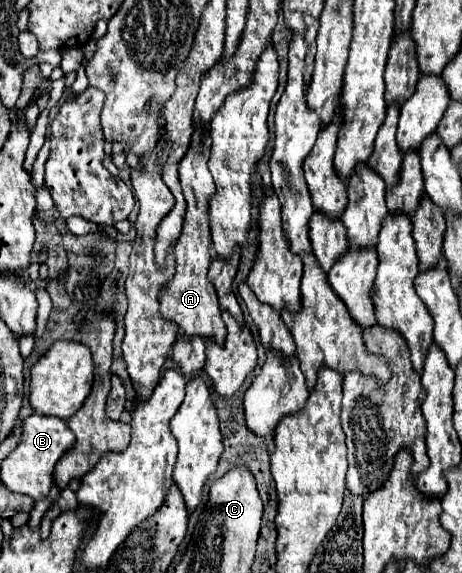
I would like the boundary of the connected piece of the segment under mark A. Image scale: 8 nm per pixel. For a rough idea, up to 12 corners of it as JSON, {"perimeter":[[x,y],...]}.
{"perimeter":[[210,137],[180,163],[186,197],[176,275],[160,293],[160,315],[186,337],[226,341],[208,281]]}

